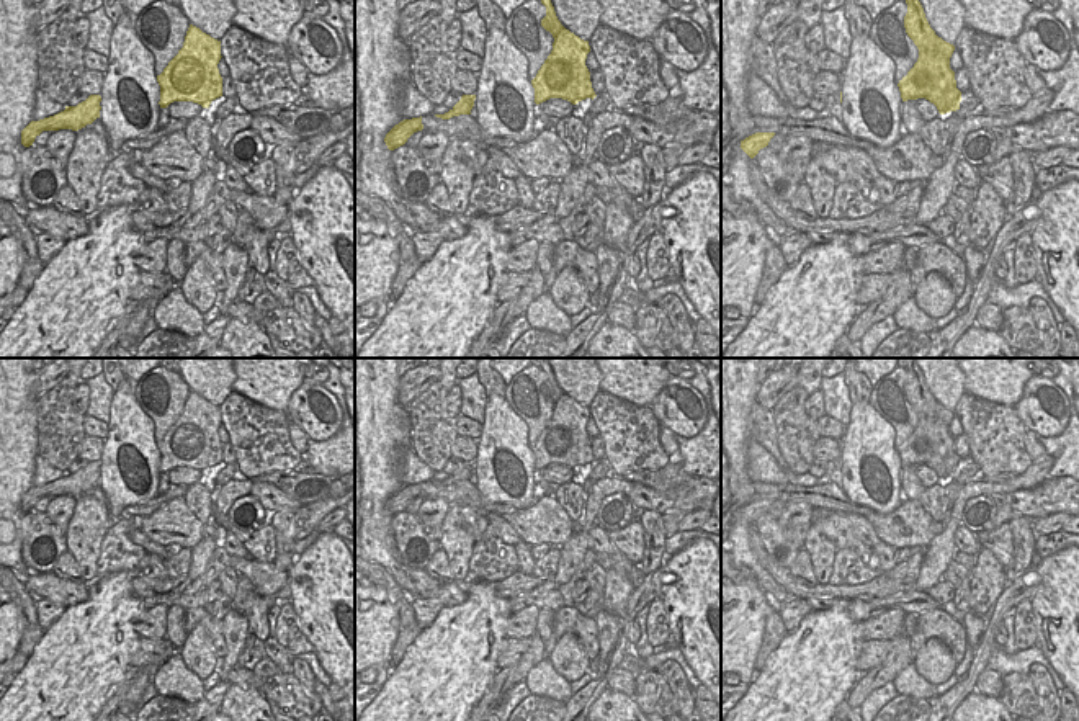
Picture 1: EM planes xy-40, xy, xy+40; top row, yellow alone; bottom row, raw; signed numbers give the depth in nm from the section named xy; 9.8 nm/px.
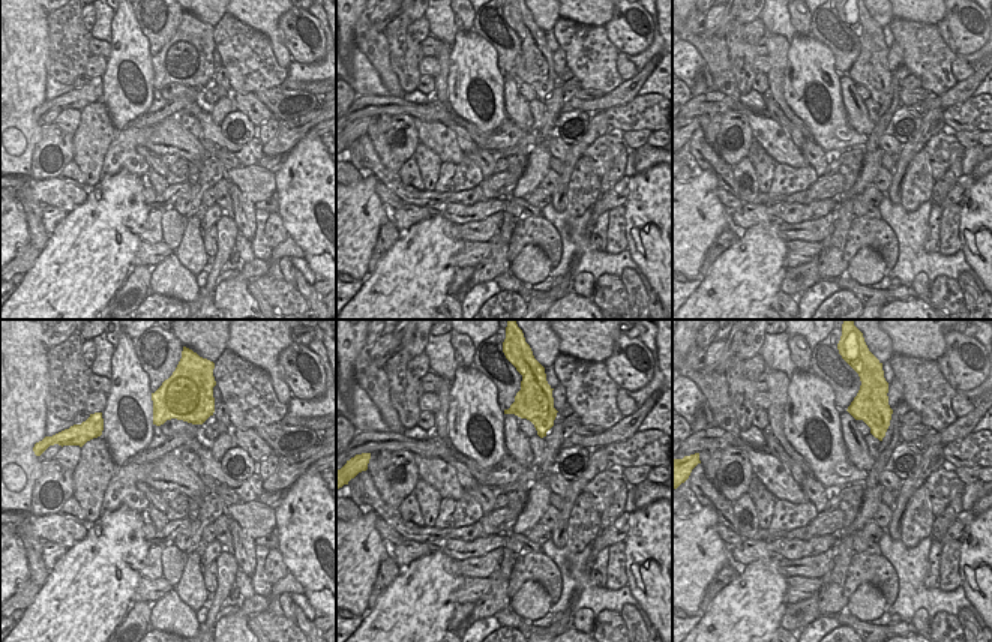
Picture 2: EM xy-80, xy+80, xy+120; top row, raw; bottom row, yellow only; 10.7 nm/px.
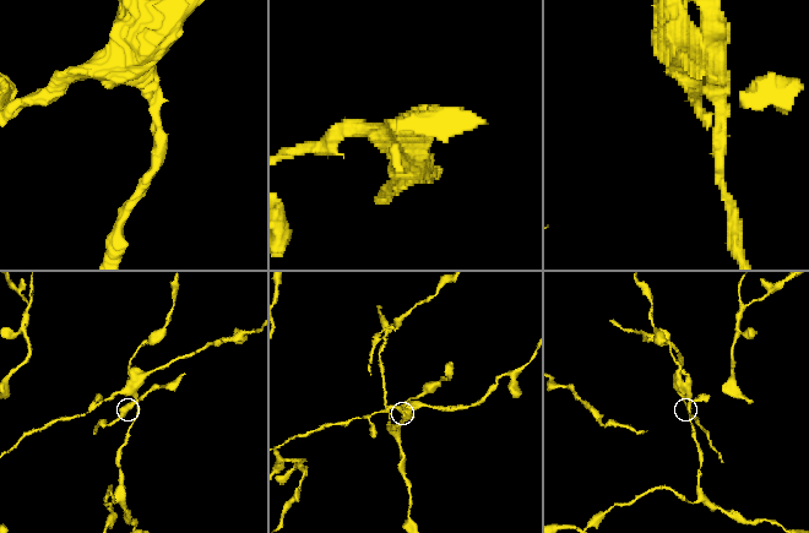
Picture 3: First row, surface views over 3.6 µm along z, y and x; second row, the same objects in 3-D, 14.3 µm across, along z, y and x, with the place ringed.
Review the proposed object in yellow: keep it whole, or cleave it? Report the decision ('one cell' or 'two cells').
two cells

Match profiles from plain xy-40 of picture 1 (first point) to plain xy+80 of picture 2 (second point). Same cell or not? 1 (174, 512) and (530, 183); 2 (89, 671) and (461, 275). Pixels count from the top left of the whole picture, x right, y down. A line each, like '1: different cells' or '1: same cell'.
1: different cells
2: different cells

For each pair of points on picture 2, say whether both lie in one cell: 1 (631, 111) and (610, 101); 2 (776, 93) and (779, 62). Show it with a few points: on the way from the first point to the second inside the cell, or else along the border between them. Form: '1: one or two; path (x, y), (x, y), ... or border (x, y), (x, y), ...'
1: two; border (638, 95), (625, 104), (608, 107), (604, 111)
2: one; path (776, 86), (778, 69)

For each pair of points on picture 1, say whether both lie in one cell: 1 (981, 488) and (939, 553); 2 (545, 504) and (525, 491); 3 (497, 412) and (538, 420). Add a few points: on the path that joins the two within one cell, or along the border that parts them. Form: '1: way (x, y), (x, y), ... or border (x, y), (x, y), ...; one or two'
1: way (963, 497), (947, 535); one
2: border (540, 496), (519, 510); two
3: border (502, 398), (527, 425), (527, 443), (530, 448); two

